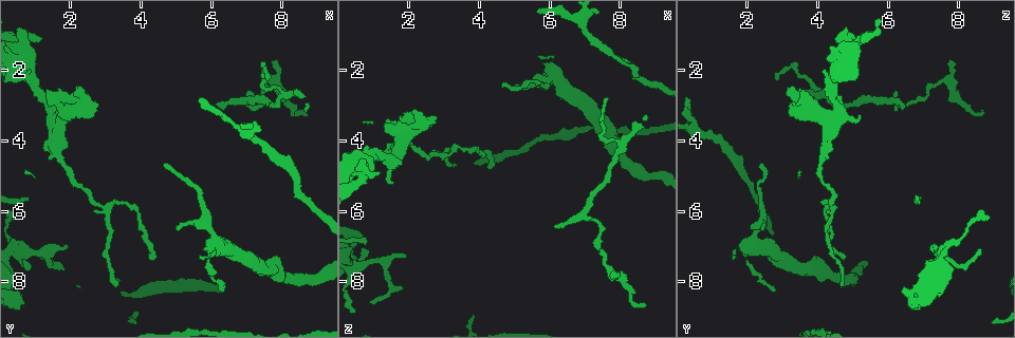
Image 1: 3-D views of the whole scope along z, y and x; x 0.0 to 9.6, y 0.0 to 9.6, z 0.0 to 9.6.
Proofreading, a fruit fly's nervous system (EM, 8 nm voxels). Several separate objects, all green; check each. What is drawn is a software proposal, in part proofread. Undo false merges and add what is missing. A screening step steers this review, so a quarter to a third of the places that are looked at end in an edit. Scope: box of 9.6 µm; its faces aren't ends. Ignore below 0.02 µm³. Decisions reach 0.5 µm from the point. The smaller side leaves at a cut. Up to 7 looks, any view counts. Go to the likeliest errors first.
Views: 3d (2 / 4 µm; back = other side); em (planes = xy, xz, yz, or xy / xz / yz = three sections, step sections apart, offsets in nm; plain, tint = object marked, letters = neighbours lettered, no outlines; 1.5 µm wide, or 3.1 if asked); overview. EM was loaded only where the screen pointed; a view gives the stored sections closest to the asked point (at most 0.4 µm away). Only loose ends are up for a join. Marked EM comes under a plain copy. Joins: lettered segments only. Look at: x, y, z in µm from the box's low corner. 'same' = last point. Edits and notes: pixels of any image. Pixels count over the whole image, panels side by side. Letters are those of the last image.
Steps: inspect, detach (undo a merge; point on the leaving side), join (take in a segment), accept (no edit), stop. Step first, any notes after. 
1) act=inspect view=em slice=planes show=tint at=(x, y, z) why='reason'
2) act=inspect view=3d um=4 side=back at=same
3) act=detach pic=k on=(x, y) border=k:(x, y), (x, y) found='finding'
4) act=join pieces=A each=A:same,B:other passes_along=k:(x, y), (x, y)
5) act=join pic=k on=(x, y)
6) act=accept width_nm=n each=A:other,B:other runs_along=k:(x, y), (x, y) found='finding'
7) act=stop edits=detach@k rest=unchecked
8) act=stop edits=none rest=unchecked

act=inspect view=3d um=4 at=(1.85, 7.00, 7.25)

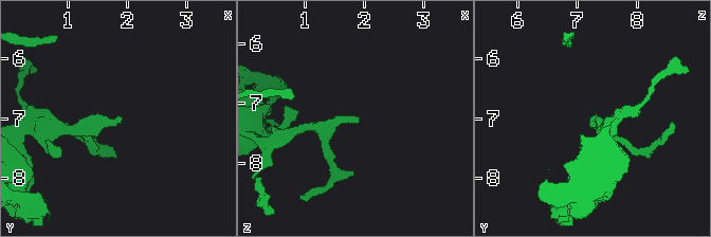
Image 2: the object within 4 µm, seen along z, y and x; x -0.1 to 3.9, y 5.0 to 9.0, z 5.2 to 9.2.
act=inspect view=em slice=yz step=8 show=letters at=(1.90, 6.95, 7.20)

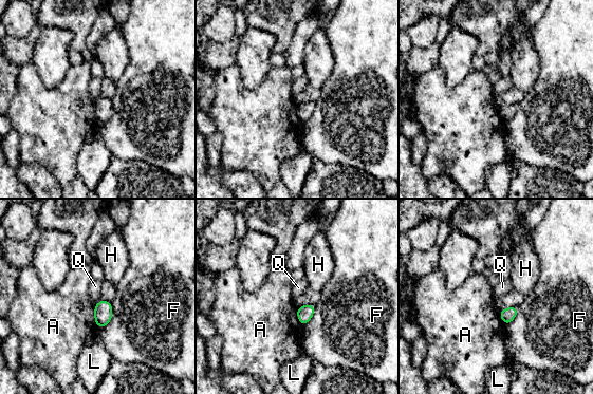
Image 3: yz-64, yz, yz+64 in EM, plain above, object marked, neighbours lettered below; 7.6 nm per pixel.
act=accept each=A:other,F:other,H:other,L:other,Q:other border=3:(112, 303), (112, 318), (99, 329) found='none of them fits'

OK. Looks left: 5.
act=inspect view=em slice=xz step=8 show=tint at=(0.95, 7.10, 8.65) why='an open end'

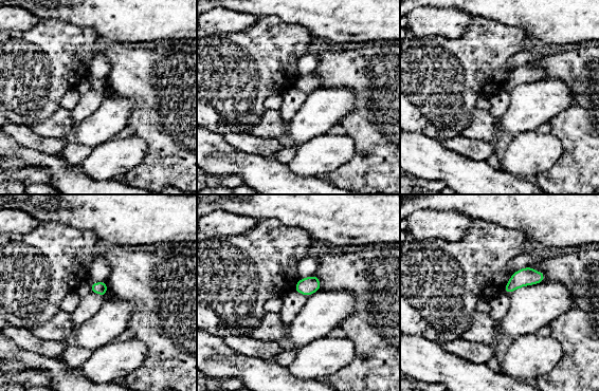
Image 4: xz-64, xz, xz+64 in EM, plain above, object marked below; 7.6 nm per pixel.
act=inspect view=em slice=xz step=8 show=letters at=same

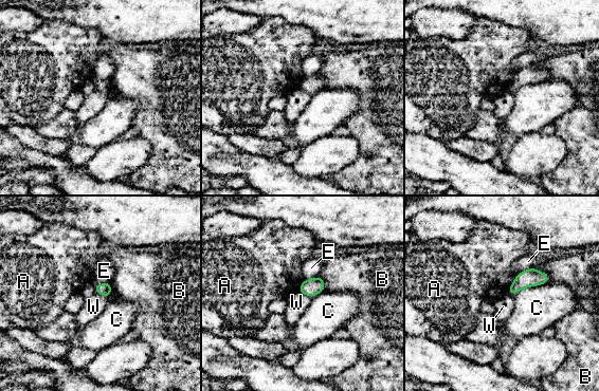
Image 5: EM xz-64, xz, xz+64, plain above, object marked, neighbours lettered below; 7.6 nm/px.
act=accept each=A:other,B:other,C:other,E:other,W:other border=5:(95, 292), (109, 298) found='none of them fits'

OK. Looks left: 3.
act=inspect view=3d um=2 at=(0.75, 8.60, 6.70) why='an open end'

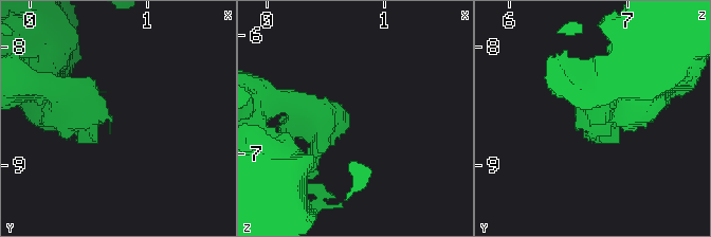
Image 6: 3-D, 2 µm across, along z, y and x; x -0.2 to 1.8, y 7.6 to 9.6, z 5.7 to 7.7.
act=inspect view=em slice=xz step=4 show=tint at=(0.70, 8.60, 6.64)

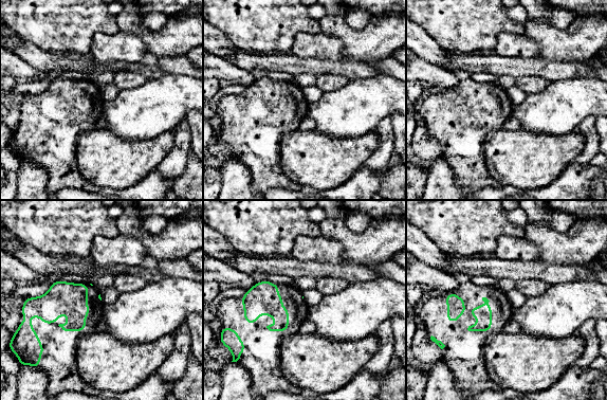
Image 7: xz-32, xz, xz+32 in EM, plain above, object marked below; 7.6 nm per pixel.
act=inspect view=em slice=xz step=4 show=letters at=same why='what lies round it'

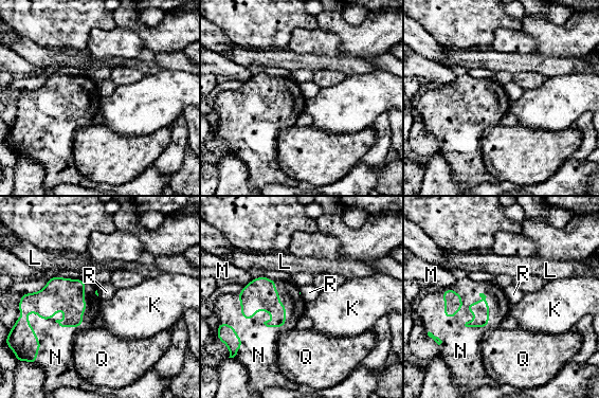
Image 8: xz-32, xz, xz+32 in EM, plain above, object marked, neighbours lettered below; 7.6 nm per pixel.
act=join pieces=N each=K:other,L:other,M:other,N:same,Q:other,R:other passes_along=8:(260, 294), (262, 309), (259, 342) found='the neuron continues'

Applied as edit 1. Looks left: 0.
act=stop edits=join@8 rest=unchecked

